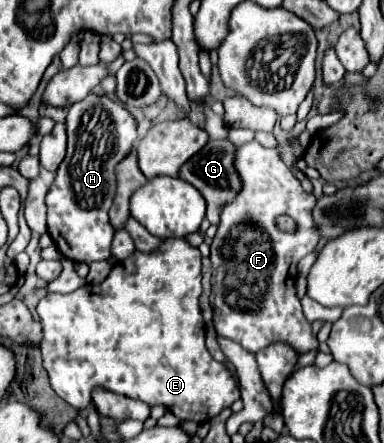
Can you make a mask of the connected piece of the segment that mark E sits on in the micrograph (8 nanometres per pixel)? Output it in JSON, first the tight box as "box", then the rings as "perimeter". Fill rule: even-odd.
{"box":[36,238,240,424],"perimeter":[[[166,238],[154,252],[150,254],[144,254],[144,252],[134,252],[130,258],[122,260],[122,262],[116,262],[108,274],[108,278],[100,284],[88,284],[88,286],[82,286],[70,294],[46,294],[36,312],[40,316],[40,324],[42,324],[42,332],[44,332],[44,338],[40,342],[40,350],[42,350],[42,362],[44,362],[44,370],[48,372],[48,378],[50,378],[50,386],[52,390],[66,402],[70,404],[72,408],[76,410],[84,410],[88,404],[90,404],[90,394],[94,388],[106,388],[114,394],[120,394],[120,396],[126,396],[126,398],[132,398],[132,400],[140,400],[144,404],[148,404],[150,408],[156,406],[156,404],[162,404],[166,406],[176,418],[180,418],[180,422],[186,422],[186,420],[192,420],[196,424],[202,424],[202,422],[208,422],[210,418],[218,416],[224,408],[232,406],[232,402],[236,402],[240,398],[240,392],[238,392],[238,386],[236,386],[236,380],[234,376],[230,374],[228,368],[224,368],[224,364],[216,362],[212,358],[212,354],[208,352],[208,348],[204,346],[204,324],[202,324],[202,310],[200,310],[200,304],[198,304],[198,298],[202,294],[202,272],[200,272],[200,250],[194,248],[192,244],[188,244],[184,238]]]}

